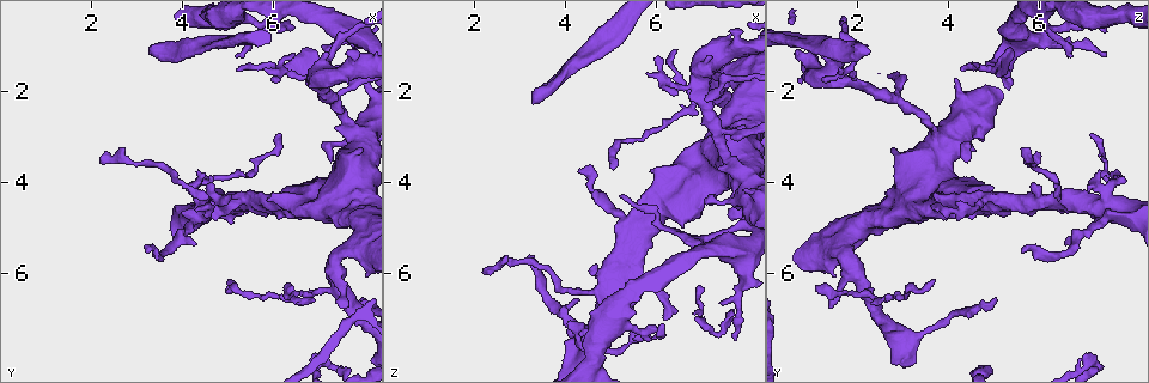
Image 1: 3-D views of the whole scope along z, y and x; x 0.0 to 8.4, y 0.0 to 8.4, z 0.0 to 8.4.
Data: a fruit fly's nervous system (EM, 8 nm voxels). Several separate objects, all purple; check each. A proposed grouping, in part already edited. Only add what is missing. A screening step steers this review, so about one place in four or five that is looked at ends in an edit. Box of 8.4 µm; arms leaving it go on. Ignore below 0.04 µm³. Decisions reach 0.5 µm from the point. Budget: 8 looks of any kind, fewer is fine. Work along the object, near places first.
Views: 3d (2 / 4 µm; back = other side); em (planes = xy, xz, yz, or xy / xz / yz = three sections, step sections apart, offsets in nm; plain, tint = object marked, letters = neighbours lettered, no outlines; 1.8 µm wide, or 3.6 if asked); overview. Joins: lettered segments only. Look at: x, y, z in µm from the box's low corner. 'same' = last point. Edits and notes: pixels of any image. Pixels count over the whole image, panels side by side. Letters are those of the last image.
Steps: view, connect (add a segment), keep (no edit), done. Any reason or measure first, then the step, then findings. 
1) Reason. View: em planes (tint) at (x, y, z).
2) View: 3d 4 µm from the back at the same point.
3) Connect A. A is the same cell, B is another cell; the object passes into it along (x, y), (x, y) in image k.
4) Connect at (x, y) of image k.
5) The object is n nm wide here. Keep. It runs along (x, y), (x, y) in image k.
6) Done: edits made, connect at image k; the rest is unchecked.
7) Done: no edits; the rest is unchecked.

Branch stops here. View: 3d 2 µm at (7.65, 1.20, 7.50).

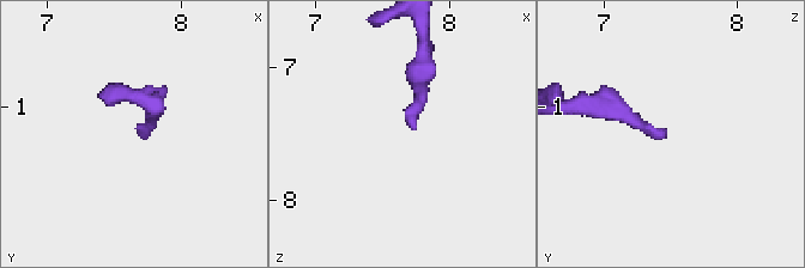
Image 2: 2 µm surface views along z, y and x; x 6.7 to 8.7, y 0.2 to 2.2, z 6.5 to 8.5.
View: em planes (tint) at (7.70, 1.20, 7.46).

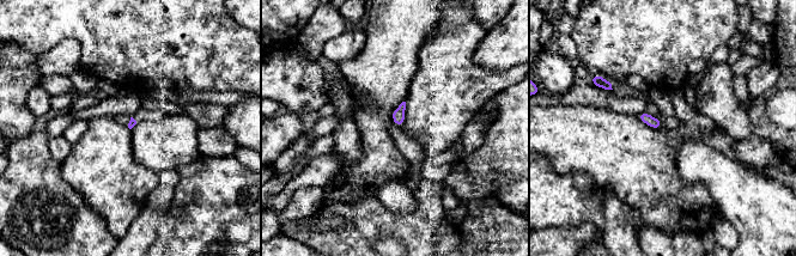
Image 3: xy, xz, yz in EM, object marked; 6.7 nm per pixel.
See the neighbours. View: em planes (letters) at the same point.

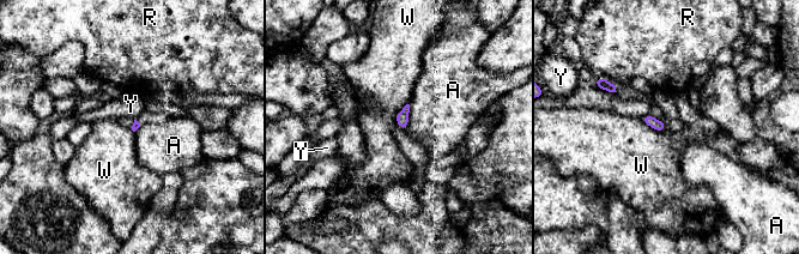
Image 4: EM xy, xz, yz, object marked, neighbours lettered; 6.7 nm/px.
Keep. A, R, W and Y are other cells; a border runs along (640, 119), (658, 131), (666, 129) in image 4; no lettered segment goes on from it.

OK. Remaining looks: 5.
End of a long branch. View: em planes (letters) at (3.25, 1.10, 2.30).

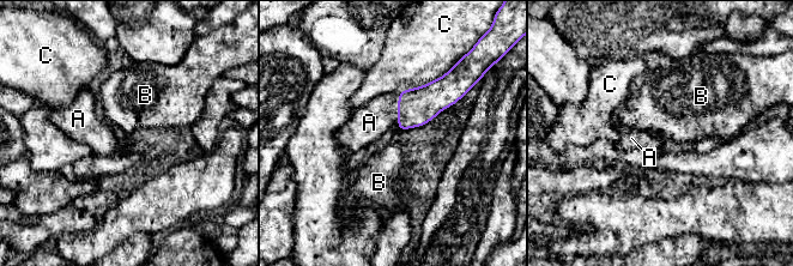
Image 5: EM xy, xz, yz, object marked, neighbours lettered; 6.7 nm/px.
The longest contact is with C, 360 nm. Connect A. A is the same cell, B and C are other cells; the neuron continues.

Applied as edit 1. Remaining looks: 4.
View: overview.

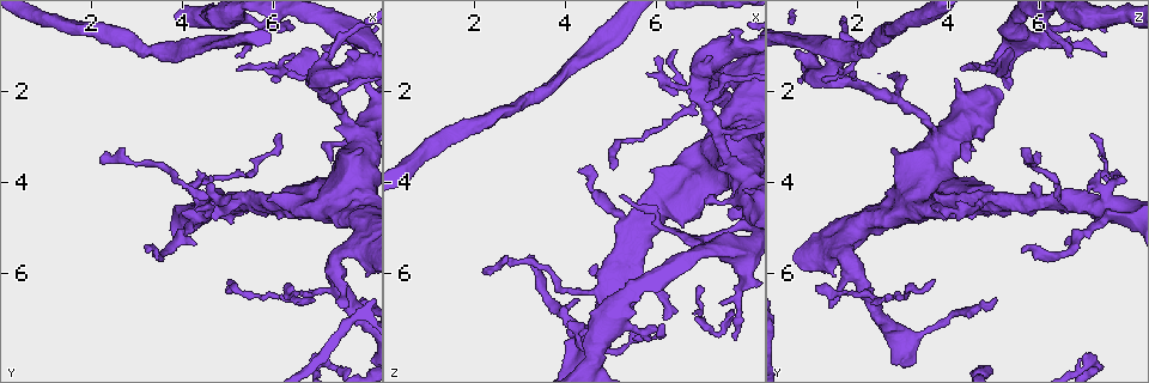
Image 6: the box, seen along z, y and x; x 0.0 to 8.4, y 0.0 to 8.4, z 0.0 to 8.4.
Branch stops here. View: em planes (letters) at (6.40, 1.20, 2.00).

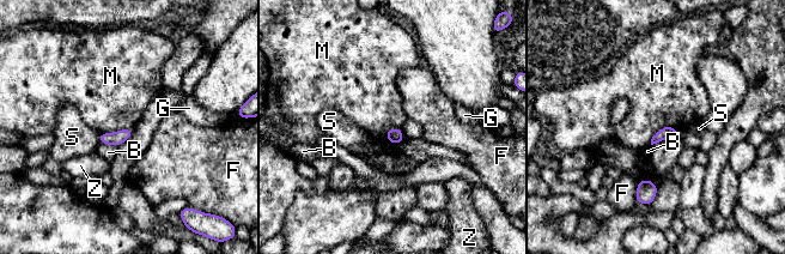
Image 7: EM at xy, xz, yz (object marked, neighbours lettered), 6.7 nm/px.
Keep. B, F, G, M, S and Z are other cells; a border runs along (133, 127), (102, 132), (99, 134) in image 7; no lettered segment goes on from it.

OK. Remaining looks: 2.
Done: edits made, connect at image 5; the rest is unchecked.

